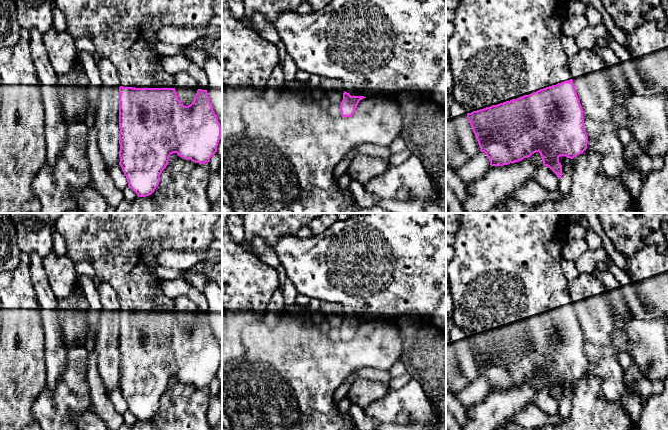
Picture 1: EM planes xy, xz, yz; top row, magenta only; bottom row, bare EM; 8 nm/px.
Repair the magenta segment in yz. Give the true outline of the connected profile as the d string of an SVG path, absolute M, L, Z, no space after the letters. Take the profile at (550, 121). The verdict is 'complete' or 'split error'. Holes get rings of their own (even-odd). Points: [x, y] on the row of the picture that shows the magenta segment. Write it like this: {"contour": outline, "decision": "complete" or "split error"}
{"contour": "M460 0L455 10L454 32L447 40L447 55L452 69L453 80L452 95L455 102L465 109L480 151L487 155L491 166L503 166L519 162L539 152L543 166L549 167L560 179L562 176L562 165L559 162L559 158L566 156L573 159L587 149L588 136L584 129L583 109L568 69L568 57L564 53L560 42L563 35L562 24L568 16L568 6L569 0Z", "decision": "split error"}

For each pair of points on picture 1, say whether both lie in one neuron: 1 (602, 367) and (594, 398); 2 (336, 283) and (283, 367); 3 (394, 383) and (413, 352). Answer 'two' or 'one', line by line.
1: two
2: two
3: two

